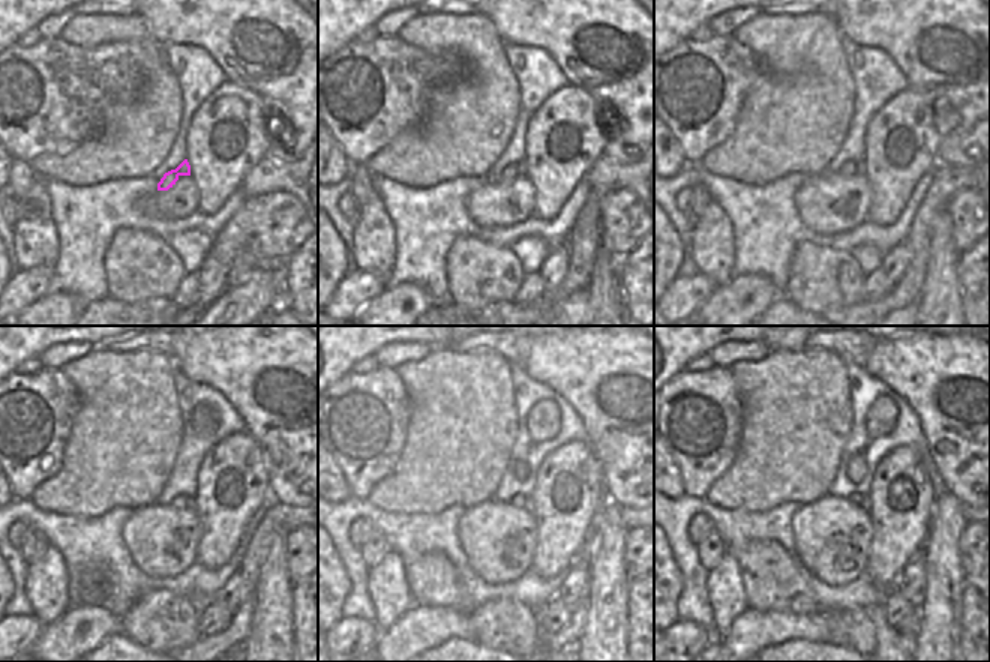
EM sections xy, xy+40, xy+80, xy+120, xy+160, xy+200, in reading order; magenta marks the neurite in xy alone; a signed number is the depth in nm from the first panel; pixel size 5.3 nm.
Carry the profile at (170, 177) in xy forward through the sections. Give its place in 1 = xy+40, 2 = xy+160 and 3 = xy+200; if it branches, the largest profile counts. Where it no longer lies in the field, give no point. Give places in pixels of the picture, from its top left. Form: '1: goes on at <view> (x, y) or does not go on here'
1: goes on at xy+40 (513, 170)
2: goes on at xy+160 (519, 500)
3: goes on at xy+200 (863, 500)

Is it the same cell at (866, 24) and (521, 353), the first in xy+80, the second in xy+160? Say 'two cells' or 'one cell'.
two cells

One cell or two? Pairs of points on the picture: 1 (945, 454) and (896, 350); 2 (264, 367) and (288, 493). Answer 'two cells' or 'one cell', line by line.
1: one cell
2: one cell

